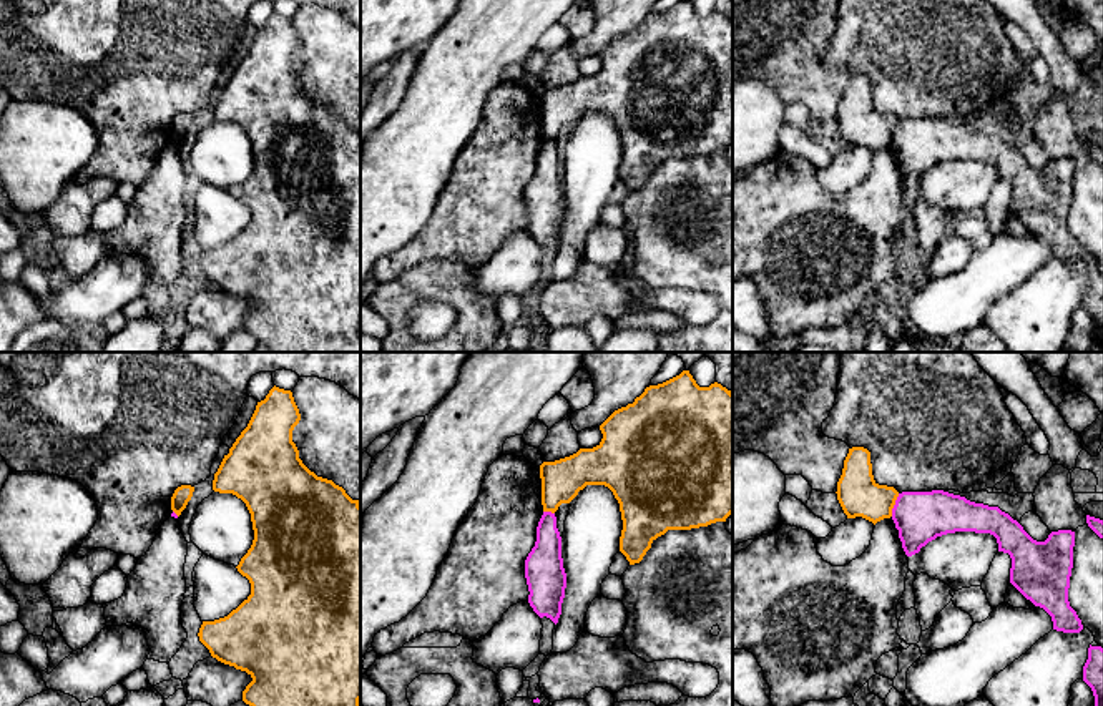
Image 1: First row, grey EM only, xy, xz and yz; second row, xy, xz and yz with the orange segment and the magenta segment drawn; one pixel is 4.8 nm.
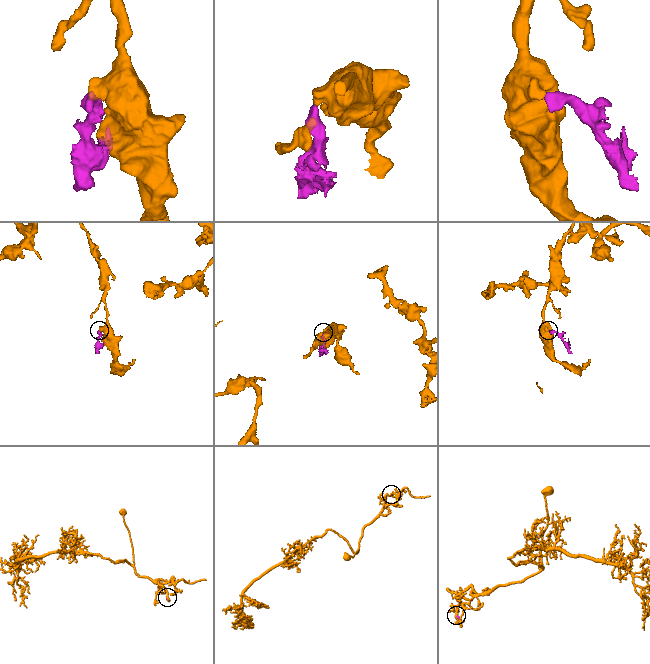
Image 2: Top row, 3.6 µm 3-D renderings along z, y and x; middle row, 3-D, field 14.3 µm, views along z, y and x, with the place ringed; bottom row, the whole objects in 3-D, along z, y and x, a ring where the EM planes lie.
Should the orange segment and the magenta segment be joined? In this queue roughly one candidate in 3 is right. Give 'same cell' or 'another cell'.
another cell

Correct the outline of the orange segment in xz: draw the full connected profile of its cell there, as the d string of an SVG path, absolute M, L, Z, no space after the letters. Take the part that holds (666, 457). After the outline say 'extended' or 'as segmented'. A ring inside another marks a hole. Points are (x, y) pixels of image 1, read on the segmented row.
M689 370L650 385L633 404L615 410L601 425L601 442L593 449L540 465L543 512L555 513L586 485L608 487L620 503L623 530L620 552L630 565L640 563L651 543L668 530L691 530L726 522L733 513L733 392L714 382L699 387Z | as segmented

